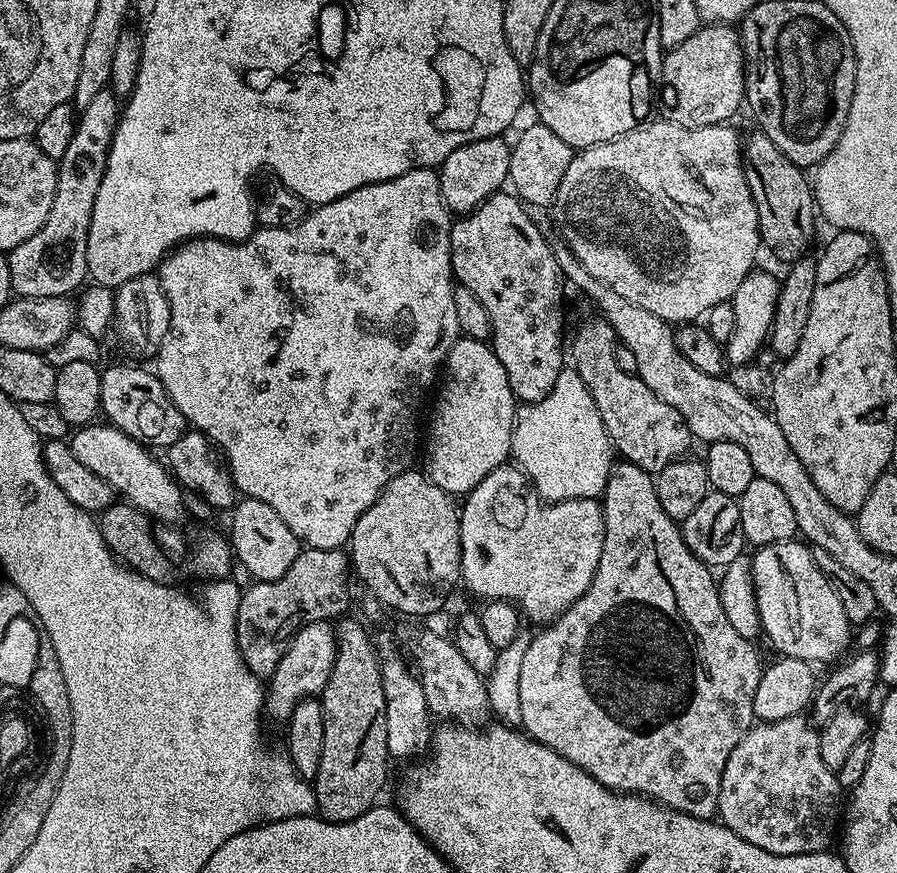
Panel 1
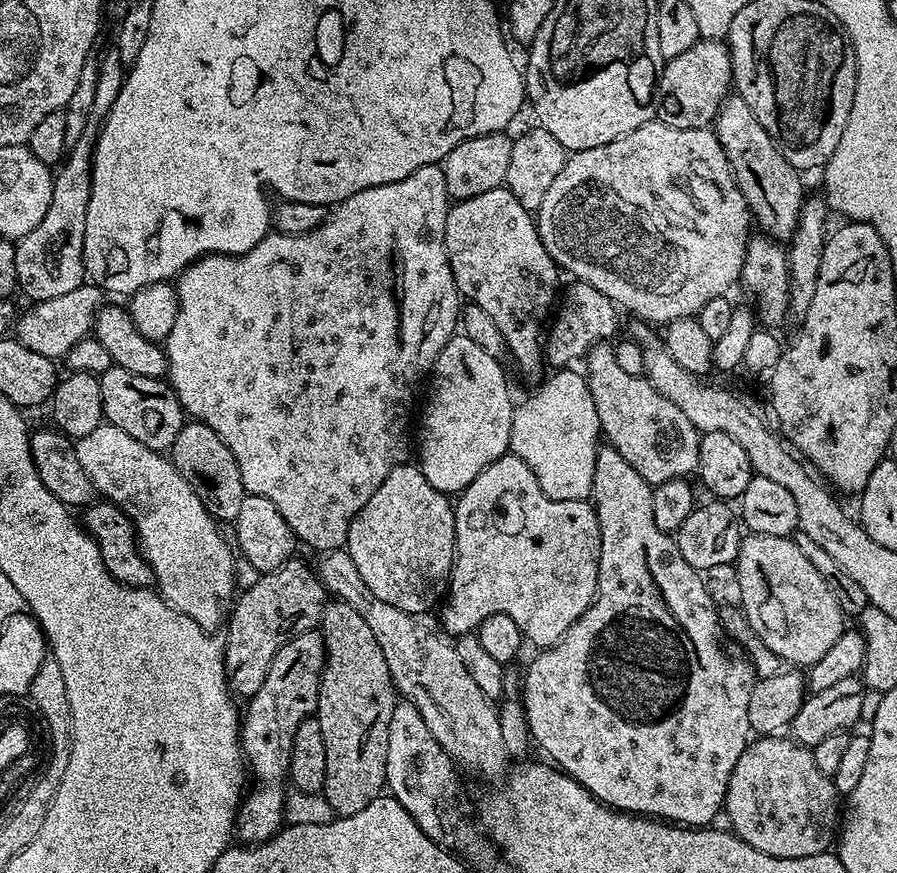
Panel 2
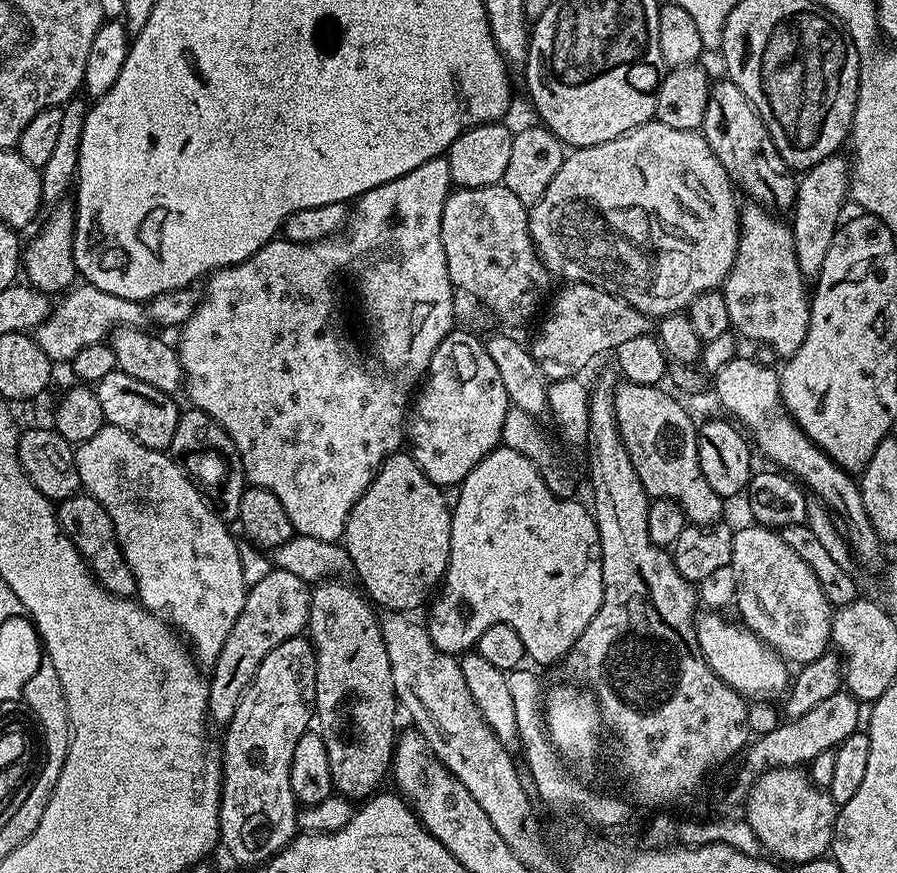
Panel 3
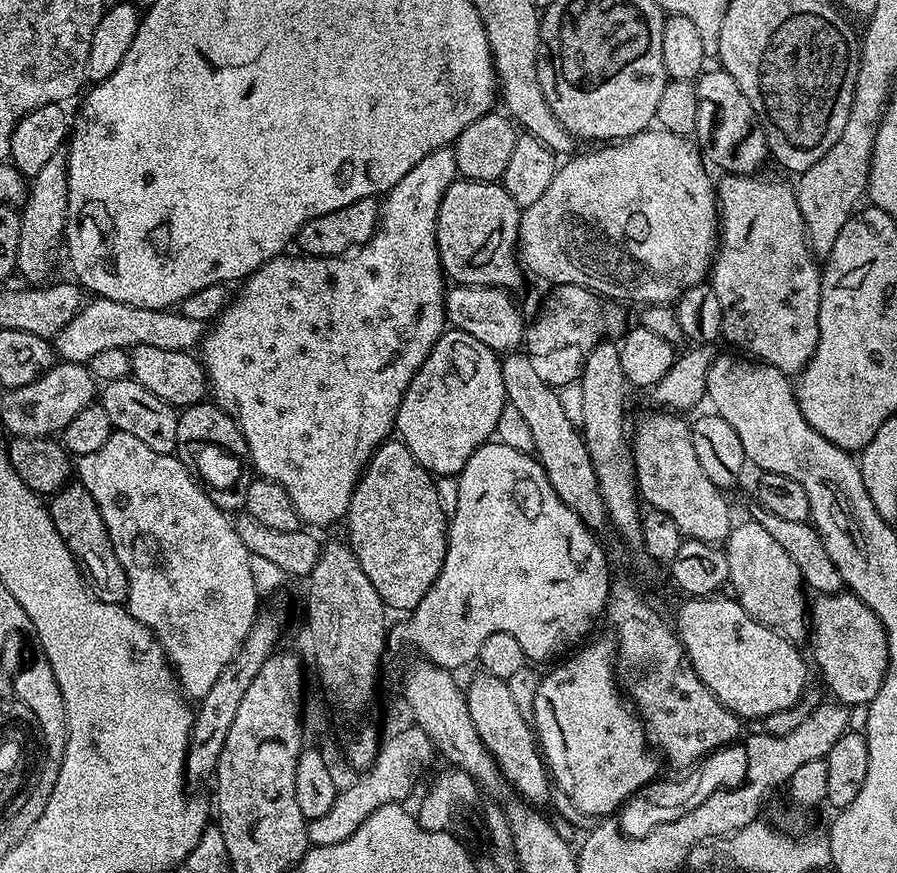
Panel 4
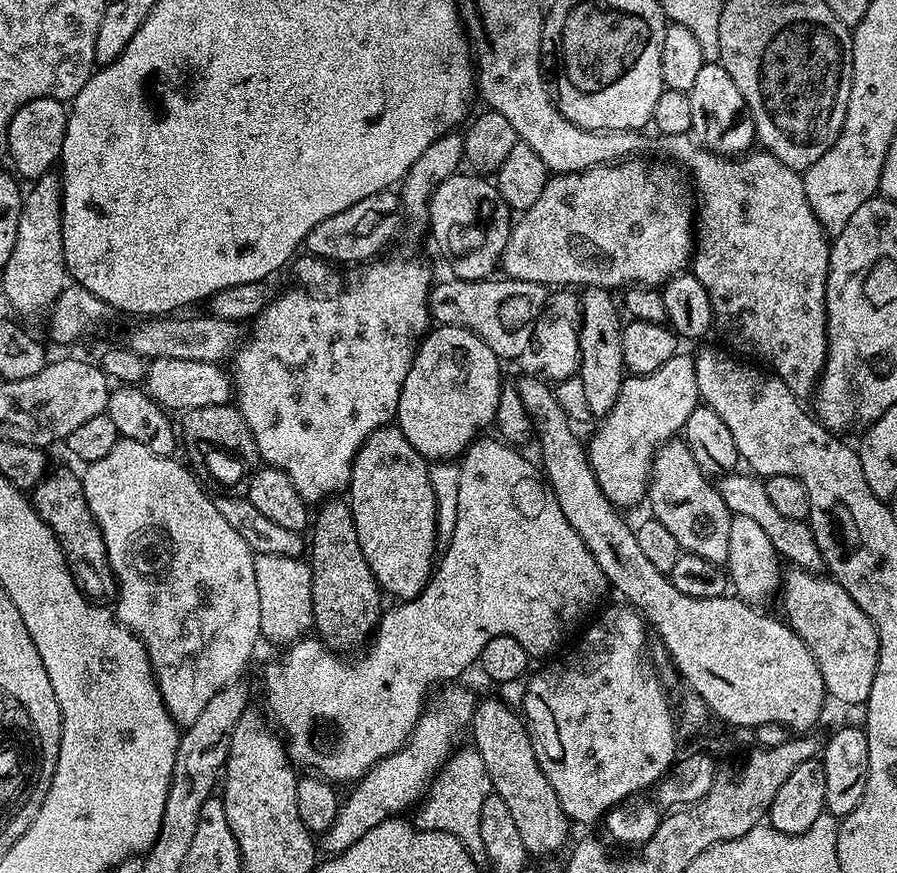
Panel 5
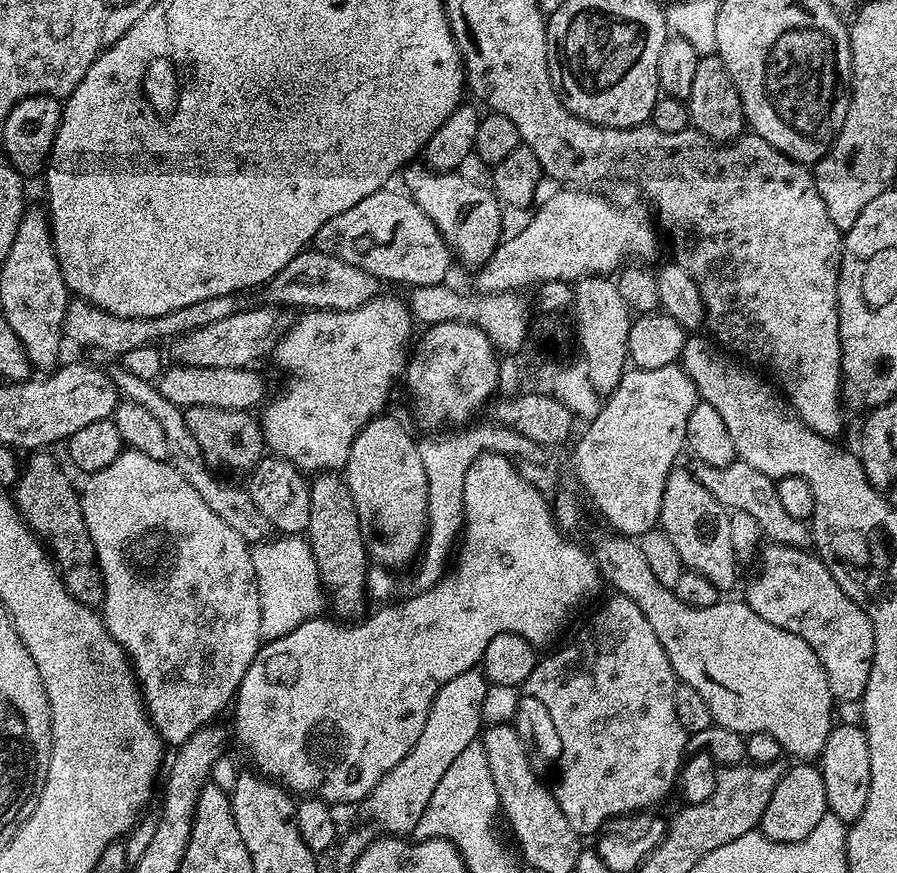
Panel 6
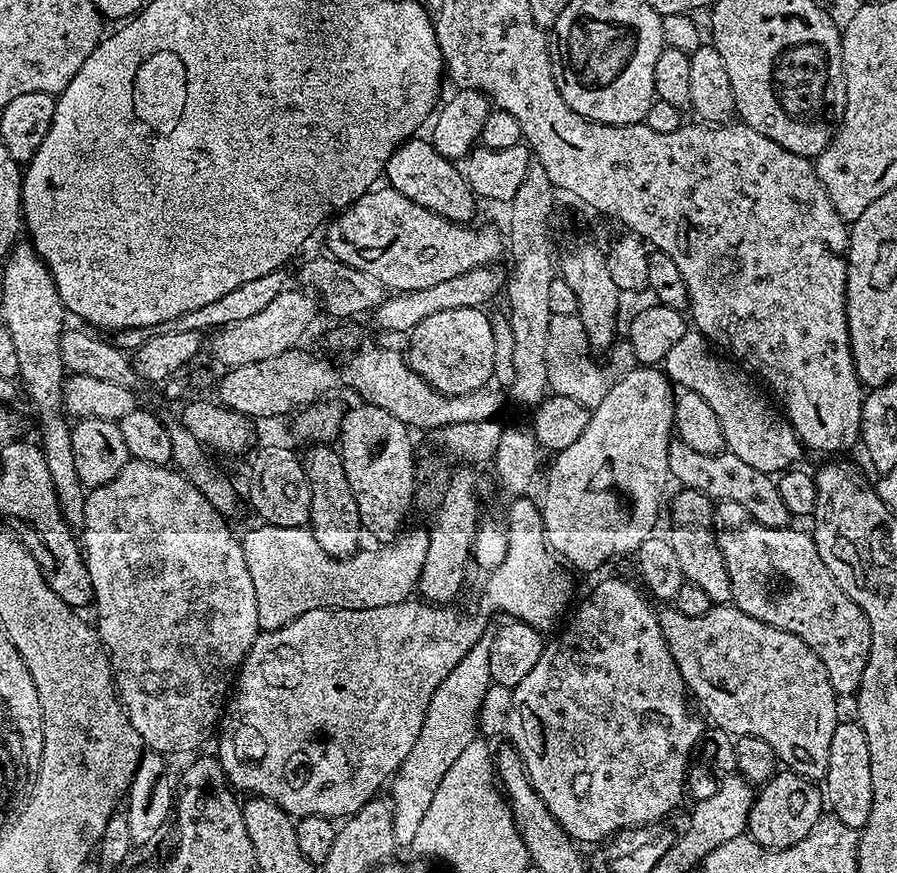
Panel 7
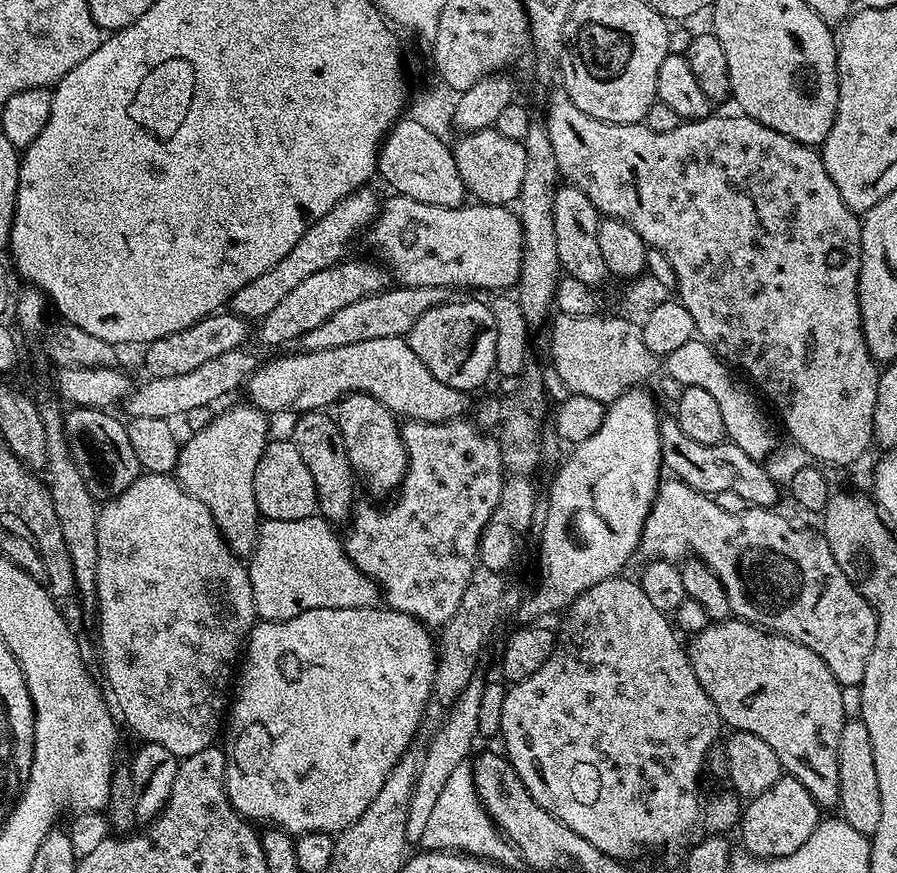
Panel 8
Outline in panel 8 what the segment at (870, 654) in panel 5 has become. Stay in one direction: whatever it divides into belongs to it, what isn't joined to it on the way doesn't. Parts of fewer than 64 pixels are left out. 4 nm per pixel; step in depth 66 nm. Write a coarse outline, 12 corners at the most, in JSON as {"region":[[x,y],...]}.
{"region":[[668,478],[638,552],[855,689],[876,612],[819,531]]}

